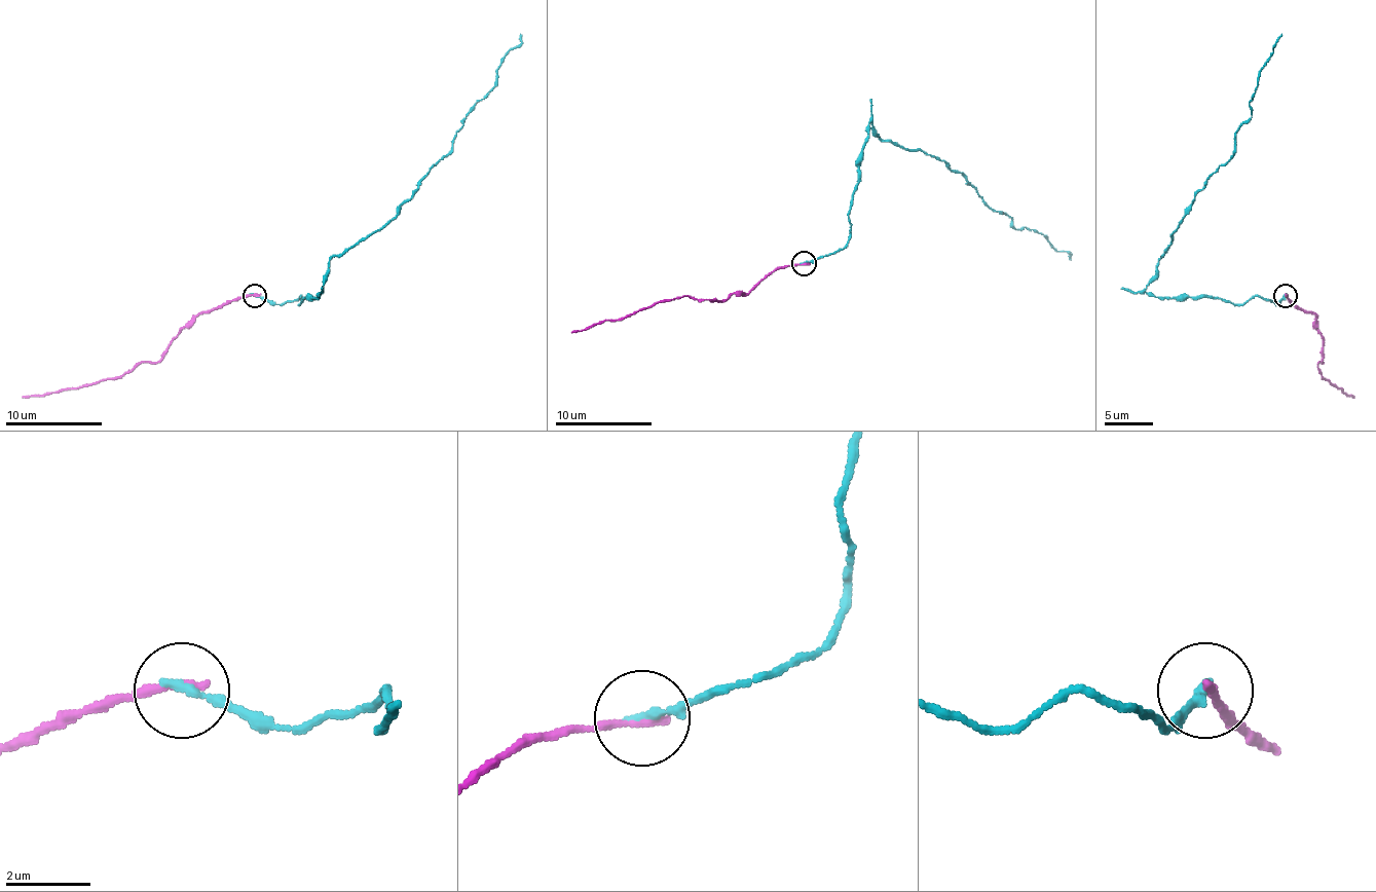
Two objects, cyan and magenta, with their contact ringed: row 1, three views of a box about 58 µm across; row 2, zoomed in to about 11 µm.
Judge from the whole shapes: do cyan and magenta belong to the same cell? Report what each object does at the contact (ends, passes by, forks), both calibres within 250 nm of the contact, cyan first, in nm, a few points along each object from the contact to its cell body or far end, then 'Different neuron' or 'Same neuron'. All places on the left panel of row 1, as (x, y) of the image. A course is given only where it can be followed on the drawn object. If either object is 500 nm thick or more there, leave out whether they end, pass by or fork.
At the ring cyan ends. At the ring magenta ends. Thickness 220 nm (cyan) against 240 nm. Course of cyan: (255, 295), (282, 304), (301, 295), (298, 304), (318, 297), (327, 264), (387, 223), (448, 152), (521, 34). Course of magenta: (255, 295), (228, 300), (194, 317), (156, 363), (134, 365), (117, 377), (108, 377), (74, 389), (23, 397). Different neuron

